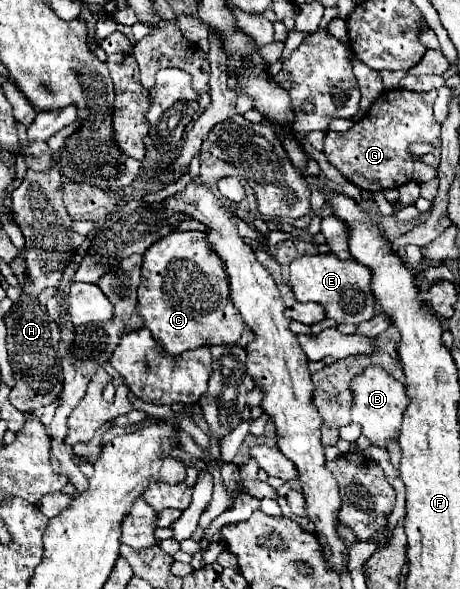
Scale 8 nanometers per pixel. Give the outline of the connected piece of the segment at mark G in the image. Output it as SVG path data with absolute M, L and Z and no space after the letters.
M392 90L386 92L368 114L358 120L346 132L328 132L324 140L324 154L352 184L362 190L376 192L388 188L400 188L412 180L412 154L410 146L416 142L426 142L434 146L434 152L424 154L420 160L436 166L440 162L440 126L432 116L432 104L436 100L436 90L430 92L410 92L410 90Z

